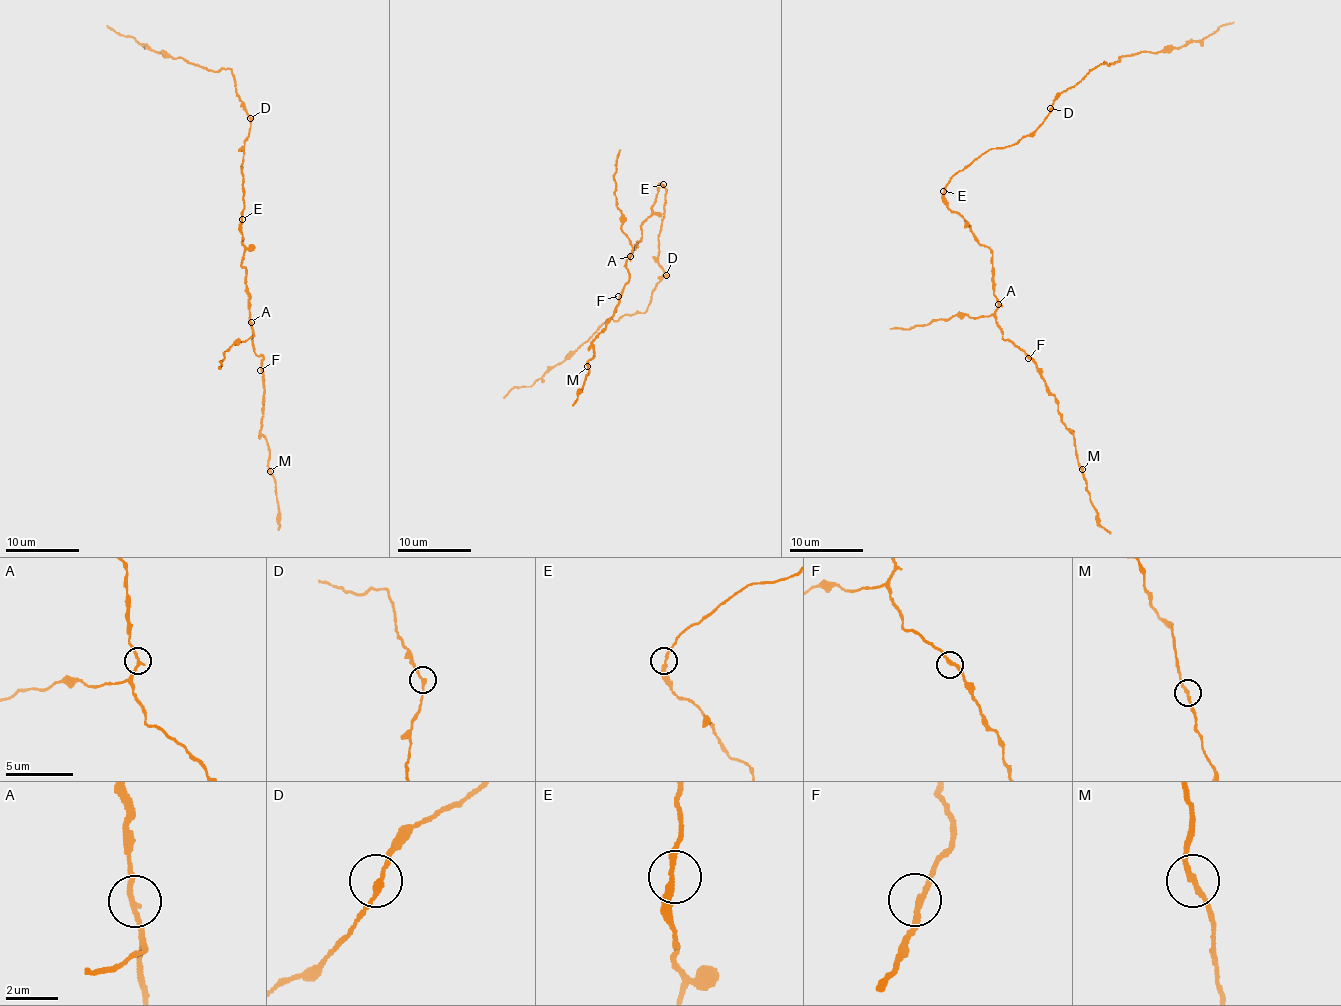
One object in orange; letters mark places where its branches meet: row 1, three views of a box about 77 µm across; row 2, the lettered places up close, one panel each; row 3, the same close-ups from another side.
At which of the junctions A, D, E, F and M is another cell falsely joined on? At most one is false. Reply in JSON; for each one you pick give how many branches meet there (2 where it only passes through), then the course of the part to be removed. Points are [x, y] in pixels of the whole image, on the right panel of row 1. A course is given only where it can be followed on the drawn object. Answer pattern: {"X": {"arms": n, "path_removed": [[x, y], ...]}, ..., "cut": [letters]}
{"cut": []}

